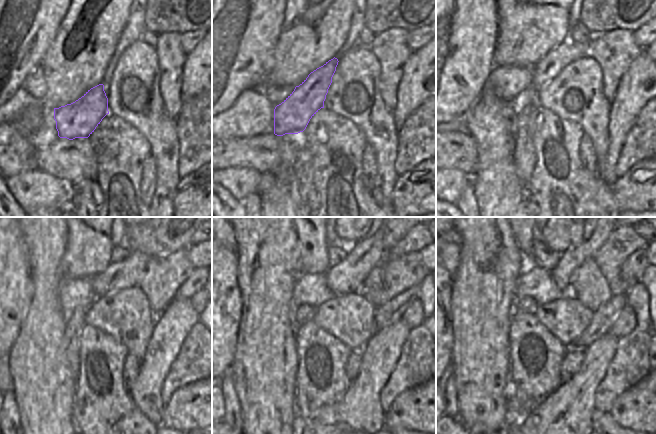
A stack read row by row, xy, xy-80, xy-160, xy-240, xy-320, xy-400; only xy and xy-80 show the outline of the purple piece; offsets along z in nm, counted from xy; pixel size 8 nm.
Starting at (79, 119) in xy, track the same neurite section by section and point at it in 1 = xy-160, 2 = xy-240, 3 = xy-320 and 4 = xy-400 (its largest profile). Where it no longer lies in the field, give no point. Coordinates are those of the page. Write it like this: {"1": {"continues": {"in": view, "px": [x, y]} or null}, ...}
{"1": {"continues": {"in": "xy-160", "px": [556, 60]}}, "2": {"continues": {"in": "xy-240", "px": [128, 273]}}, "3": {"continues": {"in": "xy-320", "px": [348, 276]}}, "4": {"continues": {"in": "xy-400", "px": [573, 258]}}}

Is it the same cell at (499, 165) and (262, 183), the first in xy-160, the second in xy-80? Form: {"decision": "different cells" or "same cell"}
{"decision": "different cells"}

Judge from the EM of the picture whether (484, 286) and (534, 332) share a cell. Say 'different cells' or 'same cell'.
different cells

